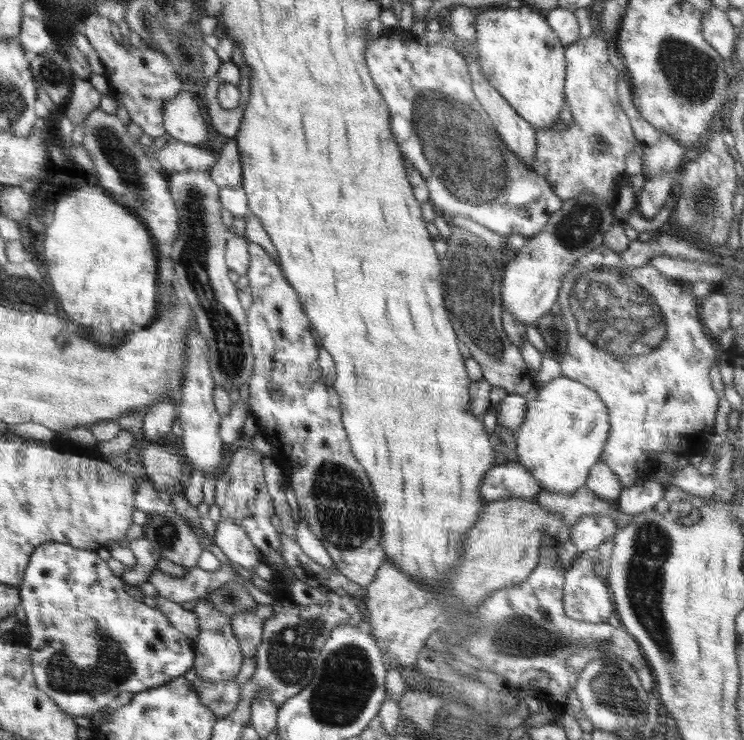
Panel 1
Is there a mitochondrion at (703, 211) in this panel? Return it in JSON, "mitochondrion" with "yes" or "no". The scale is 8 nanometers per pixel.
{"mitochondrion":"yes"}

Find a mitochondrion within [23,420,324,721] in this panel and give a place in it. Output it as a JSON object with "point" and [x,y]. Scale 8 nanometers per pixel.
{"point":[64,675]}

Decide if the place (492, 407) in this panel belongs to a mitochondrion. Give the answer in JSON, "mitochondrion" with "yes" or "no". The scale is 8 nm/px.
{"mitochondrion":"no"}

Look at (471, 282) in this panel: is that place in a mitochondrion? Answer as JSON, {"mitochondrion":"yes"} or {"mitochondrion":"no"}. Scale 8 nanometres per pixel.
{"mitochondrion":"yes"}

